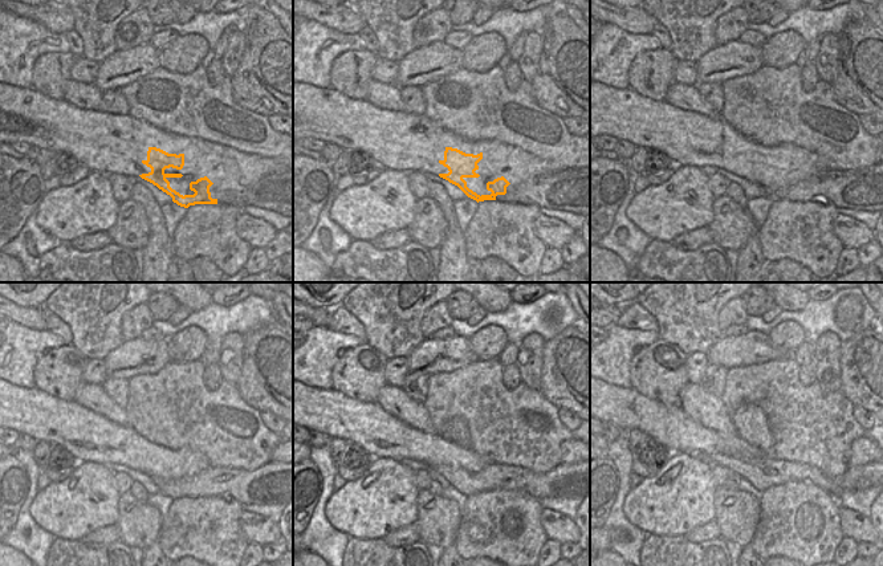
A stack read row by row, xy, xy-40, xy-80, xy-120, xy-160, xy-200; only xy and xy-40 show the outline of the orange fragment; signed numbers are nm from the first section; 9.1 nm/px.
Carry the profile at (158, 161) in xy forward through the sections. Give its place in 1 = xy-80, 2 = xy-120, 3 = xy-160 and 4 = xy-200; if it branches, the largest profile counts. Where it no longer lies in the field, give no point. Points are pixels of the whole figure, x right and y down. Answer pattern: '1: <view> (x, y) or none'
1: xy-80 (757, 165)
2: xy-120 (169, 461)
3: xy-160 (468, 459)
4: xy-200 (759, 455)

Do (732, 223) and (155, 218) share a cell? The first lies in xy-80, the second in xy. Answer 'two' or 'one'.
two

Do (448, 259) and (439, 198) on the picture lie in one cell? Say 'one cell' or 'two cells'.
one cell

